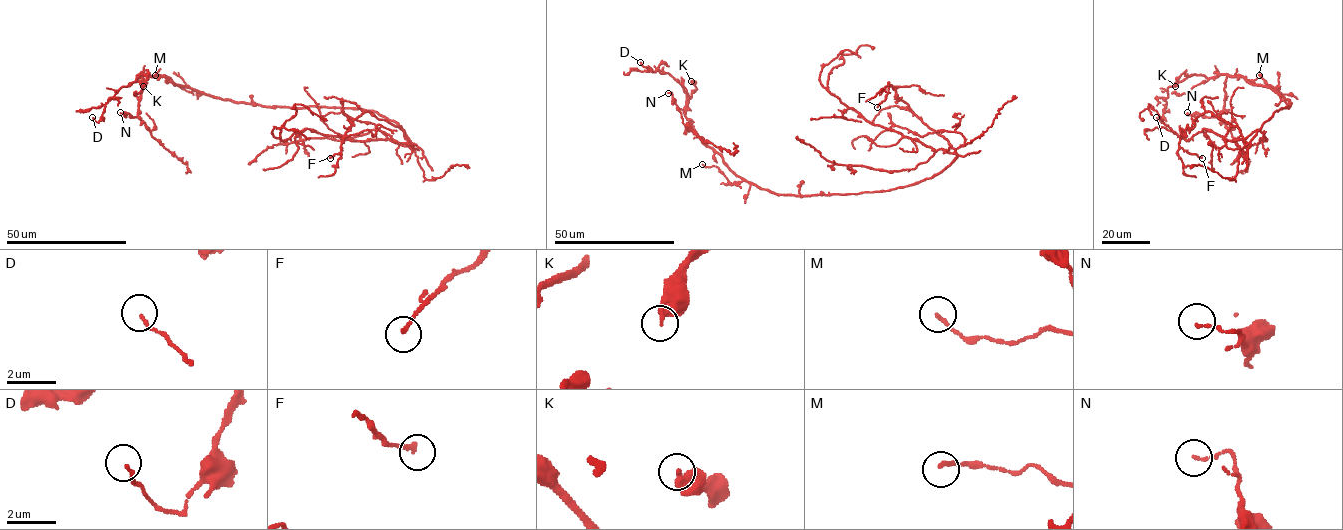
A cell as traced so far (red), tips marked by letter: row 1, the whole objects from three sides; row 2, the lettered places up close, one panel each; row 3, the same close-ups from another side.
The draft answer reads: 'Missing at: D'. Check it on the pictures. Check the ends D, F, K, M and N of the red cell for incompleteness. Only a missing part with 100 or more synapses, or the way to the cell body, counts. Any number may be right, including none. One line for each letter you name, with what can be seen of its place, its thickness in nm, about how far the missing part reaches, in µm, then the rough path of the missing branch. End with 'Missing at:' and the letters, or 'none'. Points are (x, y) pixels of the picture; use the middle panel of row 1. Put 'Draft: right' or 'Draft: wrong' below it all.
Missing at: none
Draft: wrong

